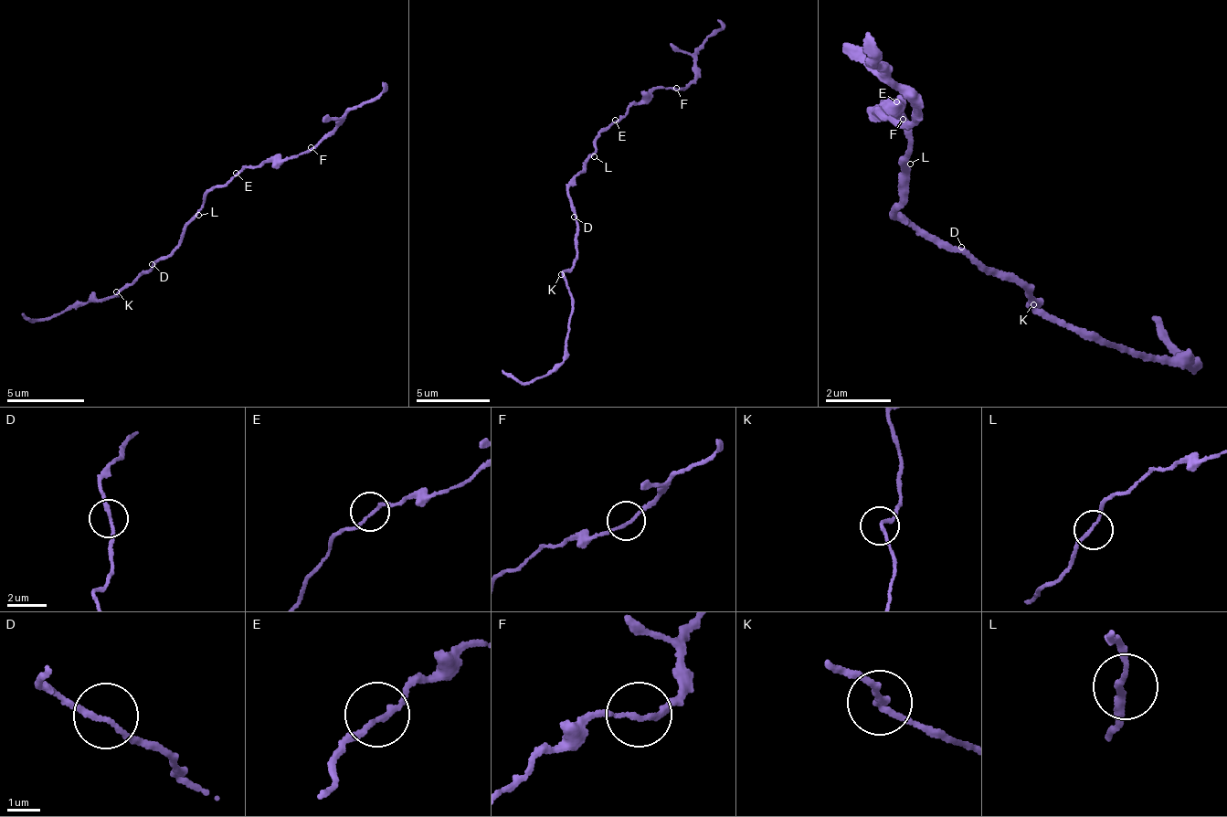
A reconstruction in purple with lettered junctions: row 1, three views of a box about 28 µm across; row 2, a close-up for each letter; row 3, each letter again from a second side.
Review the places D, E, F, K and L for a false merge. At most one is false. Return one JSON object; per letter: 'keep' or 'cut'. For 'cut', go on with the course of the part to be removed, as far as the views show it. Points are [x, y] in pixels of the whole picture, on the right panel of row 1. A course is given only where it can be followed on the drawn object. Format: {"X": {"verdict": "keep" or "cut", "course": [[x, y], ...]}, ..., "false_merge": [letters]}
{"D": {"verdict": "keep"}, "E": {"verdict": "keep"}, "F": {"verdict": "keep"}, "K": {"verdict": "keep"}, "L": {"verdict": "keep"}, "false_merge": []}

